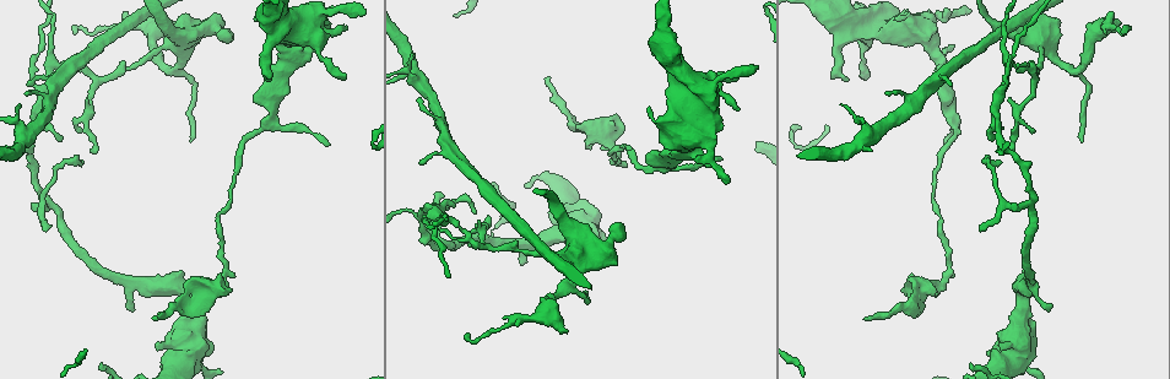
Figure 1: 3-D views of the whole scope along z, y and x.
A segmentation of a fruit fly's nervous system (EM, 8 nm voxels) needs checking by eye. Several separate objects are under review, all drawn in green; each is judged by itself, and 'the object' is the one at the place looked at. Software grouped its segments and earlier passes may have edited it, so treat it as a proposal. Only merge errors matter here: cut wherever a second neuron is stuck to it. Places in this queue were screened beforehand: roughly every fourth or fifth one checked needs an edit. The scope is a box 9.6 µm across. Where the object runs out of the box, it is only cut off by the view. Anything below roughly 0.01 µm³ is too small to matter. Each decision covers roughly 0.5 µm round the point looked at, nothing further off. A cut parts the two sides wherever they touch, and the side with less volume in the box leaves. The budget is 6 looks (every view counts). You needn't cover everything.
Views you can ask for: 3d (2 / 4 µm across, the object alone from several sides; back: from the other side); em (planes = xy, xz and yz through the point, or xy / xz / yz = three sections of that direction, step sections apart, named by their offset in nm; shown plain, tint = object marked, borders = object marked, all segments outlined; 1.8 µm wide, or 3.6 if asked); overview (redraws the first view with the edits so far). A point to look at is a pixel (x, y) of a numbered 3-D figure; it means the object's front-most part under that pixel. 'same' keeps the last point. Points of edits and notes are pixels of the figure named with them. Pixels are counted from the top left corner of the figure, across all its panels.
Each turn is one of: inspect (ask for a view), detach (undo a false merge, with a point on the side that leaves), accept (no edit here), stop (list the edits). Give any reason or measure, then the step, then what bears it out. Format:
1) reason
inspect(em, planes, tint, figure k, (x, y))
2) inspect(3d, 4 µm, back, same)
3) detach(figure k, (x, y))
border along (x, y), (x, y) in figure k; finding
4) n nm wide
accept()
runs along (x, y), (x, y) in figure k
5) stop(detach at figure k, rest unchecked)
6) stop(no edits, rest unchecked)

sudden change in width
inspect(3d, 4 µm, figure 1, (117, 24))

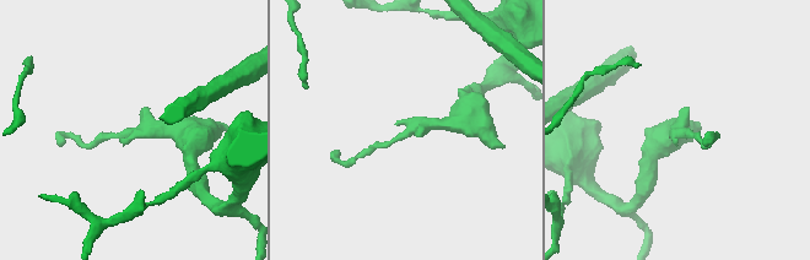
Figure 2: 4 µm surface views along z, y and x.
inspect(em, xy, step 16, tint, figure 2, (409, 129))

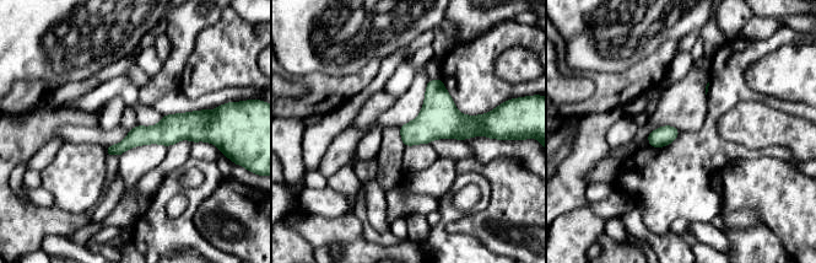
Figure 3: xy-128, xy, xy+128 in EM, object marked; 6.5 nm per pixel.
another direction
inspect(em, planes, tint, same)

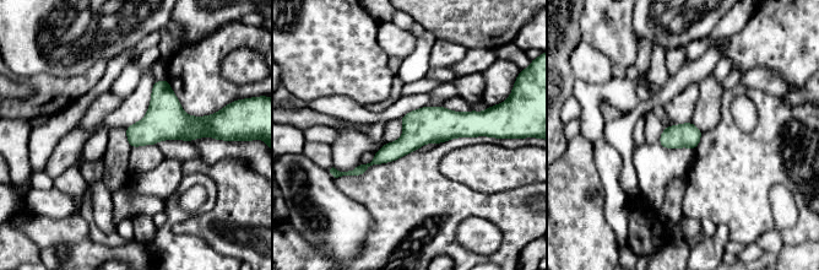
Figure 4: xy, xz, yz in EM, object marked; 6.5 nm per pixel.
160 nm wide
accept()
one neuron here

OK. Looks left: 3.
sharp bend
inspect(em, xy, step 4, tint, figure 1, (1000, 124))

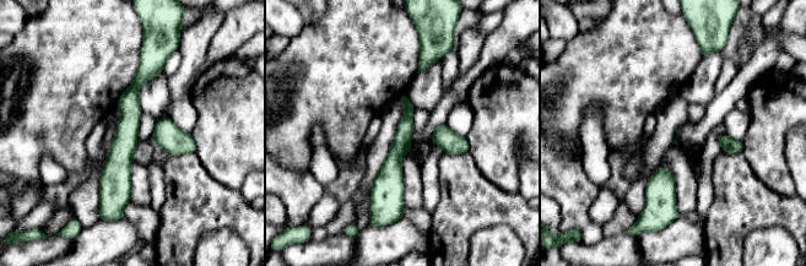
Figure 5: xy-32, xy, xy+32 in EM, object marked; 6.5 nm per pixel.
inspect(em, planes, borders, same)

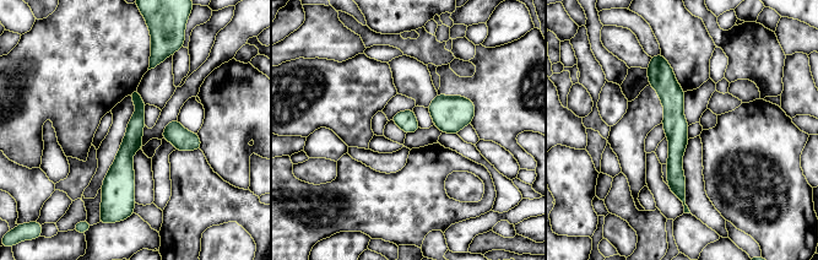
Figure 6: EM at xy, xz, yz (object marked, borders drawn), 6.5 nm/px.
accept()
one neuron here

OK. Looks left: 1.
three arms meet
inspect(em, yz, step 16, tint, figure 1, (50, 207))

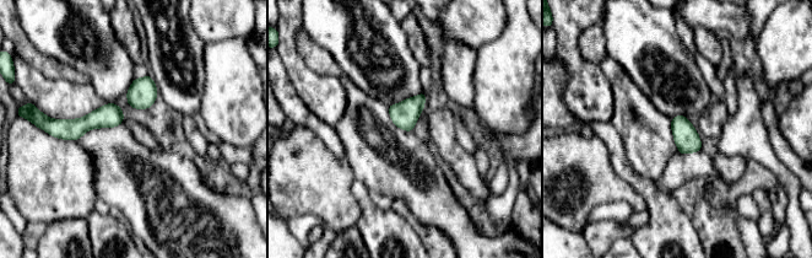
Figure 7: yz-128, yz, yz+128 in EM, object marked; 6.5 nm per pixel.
70 nm wide
accept()
runs along (120, 117), (97, 118), (59, 134) in figure 7; all the same neuron

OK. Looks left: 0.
stop(no edits, rest unchecked)

